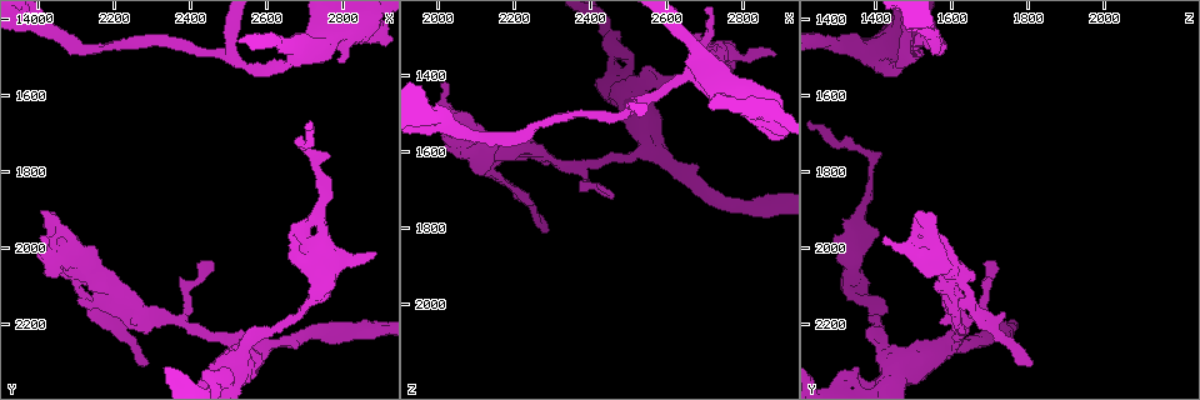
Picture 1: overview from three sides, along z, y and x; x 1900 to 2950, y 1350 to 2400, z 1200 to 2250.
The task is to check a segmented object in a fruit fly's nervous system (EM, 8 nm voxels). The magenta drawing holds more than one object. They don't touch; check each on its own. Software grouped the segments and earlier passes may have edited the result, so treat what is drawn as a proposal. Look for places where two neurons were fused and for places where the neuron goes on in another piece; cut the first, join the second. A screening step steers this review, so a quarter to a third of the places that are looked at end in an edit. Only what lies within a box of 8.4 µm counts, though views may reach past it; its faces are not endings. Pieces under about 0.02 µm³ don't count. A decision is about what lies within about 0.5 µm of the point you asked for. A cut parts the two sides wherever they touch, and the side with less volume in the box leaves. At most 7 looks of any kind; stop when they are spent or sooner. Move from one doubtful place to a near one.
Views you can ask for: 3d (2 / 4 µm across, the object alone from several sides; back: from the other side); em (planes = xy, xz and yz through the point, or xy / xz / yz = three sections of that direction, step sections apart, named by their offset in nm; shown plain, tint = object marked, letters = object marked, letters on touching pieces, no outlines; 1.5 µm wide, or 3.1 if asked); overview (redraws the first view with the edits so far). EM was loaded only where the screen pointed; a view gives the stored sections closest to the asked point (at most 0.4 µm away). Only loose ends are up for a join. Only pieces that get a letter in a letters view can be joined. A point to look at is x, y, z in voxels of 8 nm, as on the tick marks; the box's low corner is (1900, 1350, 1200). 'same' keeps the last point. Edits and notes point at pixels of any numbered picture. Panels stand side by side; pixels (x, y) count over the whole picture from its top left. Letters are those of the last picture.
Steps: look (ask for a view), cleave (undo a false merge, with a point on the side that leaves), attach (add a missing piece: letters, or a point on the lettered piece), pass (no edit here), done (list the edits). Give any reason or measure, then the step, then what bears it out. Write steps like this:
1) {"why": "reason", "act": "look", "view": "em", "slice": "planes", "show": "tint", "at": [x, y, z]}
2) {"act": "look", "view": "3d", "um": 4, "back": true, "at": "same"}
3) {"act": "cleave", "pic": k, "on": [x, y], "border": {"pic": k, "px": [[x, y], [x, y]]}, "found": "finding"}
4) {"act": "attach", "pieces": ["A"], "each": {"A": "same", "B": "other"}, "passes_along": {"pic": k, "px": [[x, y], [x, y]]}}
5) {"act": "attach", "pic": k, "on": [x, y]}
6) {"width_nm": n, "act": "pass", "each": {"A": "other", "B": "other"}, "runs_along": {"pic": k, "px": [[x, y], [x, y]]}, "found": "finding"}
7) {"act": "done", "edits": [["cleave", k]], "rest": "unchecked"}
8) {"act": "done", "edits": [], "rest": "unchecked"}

{"why": "branch stops here", "act": "look", "view": "em", "slice": "planes", "show": "letters", "at": [2110, 2110, 1650]}

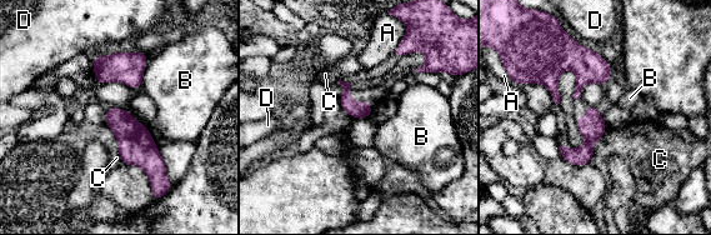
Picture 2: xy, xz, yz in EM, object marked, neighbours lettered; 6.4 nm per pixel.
{"act": "pass", "each": {"A": "other", "B": "other", "C": "other", "D": "other"}, "border": {"pic": 2, "px": [[606, 130], [597, 140]]}, "found": "none of them fits"}

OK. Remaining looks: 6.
{"act": "look", "view": "3d", "um": 2, "at": [2050, 1965, 1495]}

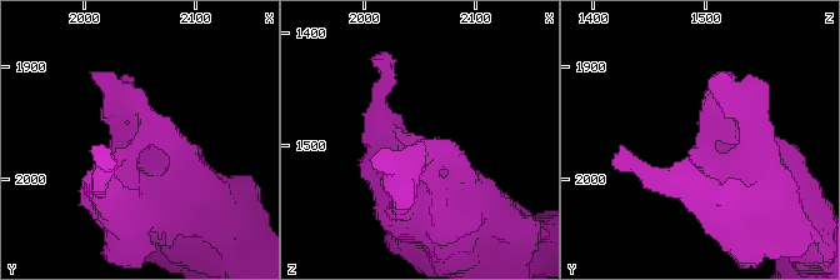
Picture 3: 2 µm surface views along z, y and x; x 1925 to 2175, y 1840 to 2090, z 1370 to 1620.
{"why": "need the tissue", "act": "look", "view": "em", "slice": "planes", "show": "letters", "at": [2054, 1964, 1490]}

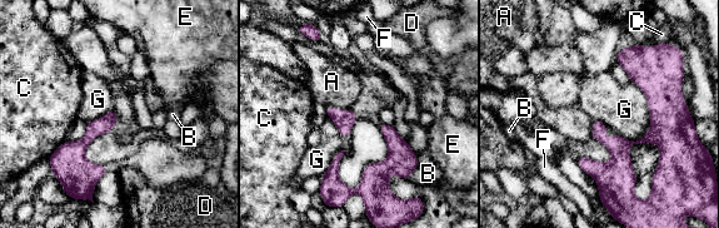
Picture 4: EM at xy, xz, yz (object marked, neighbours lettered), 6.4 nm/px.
{"longest_contact_nm": ["G", 400], "act": "pass", "each": {"A": "other", "B": "other", "C": "other", "D": "other", "E": "other", "F": "other", "G": "other"}, "border": {"pic": 4, "px": [[632, 80], [650, 118], [635, 142]]}, "found": "none of them fits"}

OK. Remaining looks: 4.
{"why": "an open end", "act": "look", "view": "3d", "um": 4, "at": [2890, 2015, 1350]}

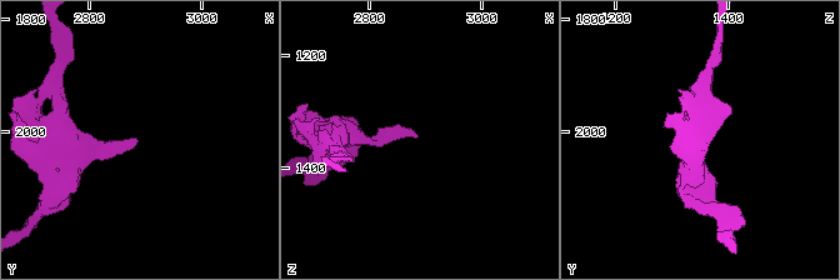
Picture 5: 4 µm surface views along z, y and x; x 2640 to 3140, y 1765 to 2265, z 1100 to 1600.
{"why": "now the EM", "act": "look", "view": "em", "slice": "planes", "show": "letters", "at": [2885, 2015, 1350]}

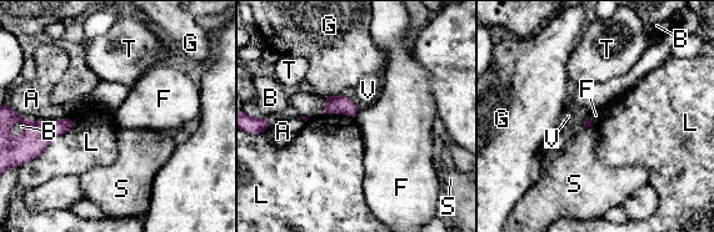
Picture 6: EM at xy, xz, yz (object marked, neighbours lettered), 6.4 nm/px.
{"act": "pass", "each": {"A": "other", "B": "other", "F": "other", "G": "other", "L": "other", "S": "other", "T": "other", "V": "other"}, "border": {"pic": 6, "px": [[359, 111], [354, 117]]}, "found": "none of them fits"}

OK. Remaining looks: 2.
{"act": "done", "edits": [], "rest": "unchecked"}

